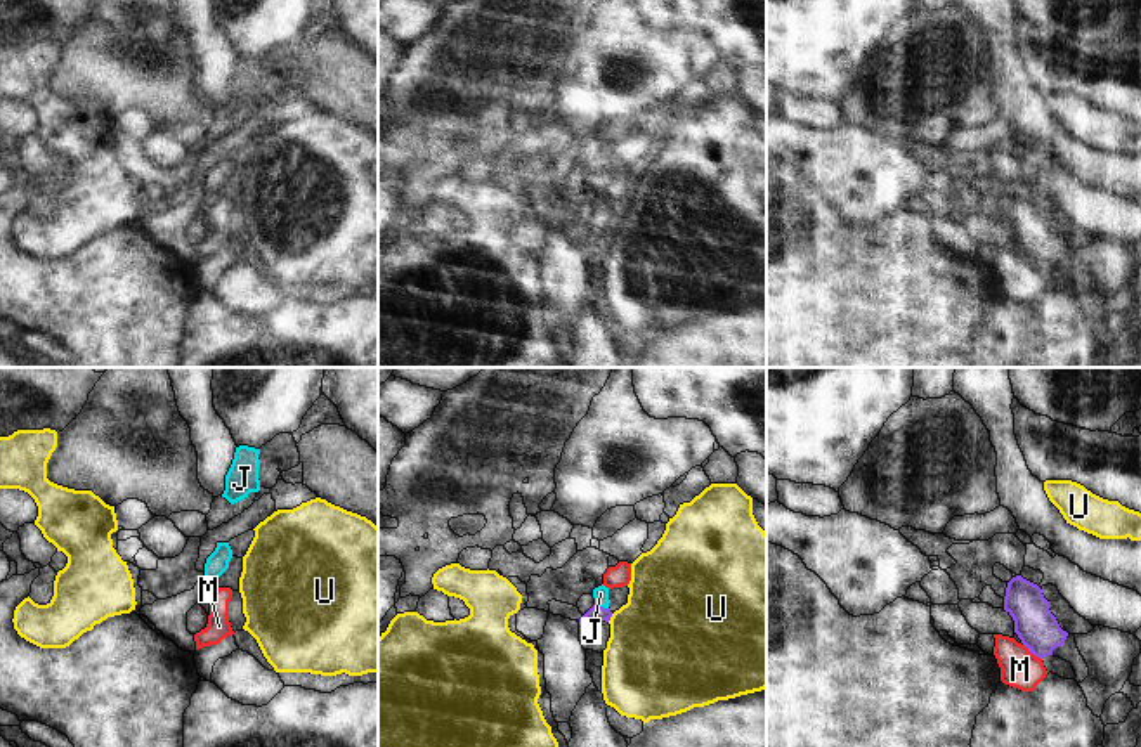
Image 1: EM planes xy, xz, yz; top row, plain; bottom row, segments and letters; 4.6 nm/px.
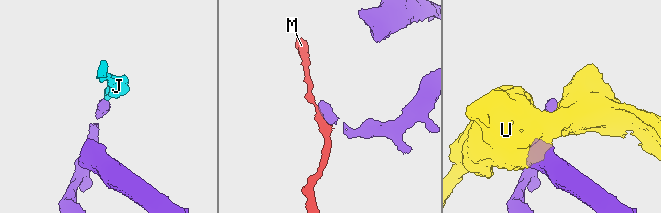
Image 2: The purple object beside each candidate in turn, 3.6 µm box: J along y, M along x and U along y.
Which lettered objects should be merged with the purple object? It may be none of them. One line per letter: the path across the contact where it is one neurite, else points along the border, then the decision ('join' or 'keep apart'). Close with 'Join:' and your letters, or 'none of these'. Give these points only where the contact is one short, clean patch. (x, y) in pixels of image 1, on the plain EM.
J: runs through xz (597, 224), (602, 219), (600, 205); join
M: border along yz (1023, 255), (1041, 271); keep apart
U: border along xz (612, 226), (607, 233); keep apart
Join: J

